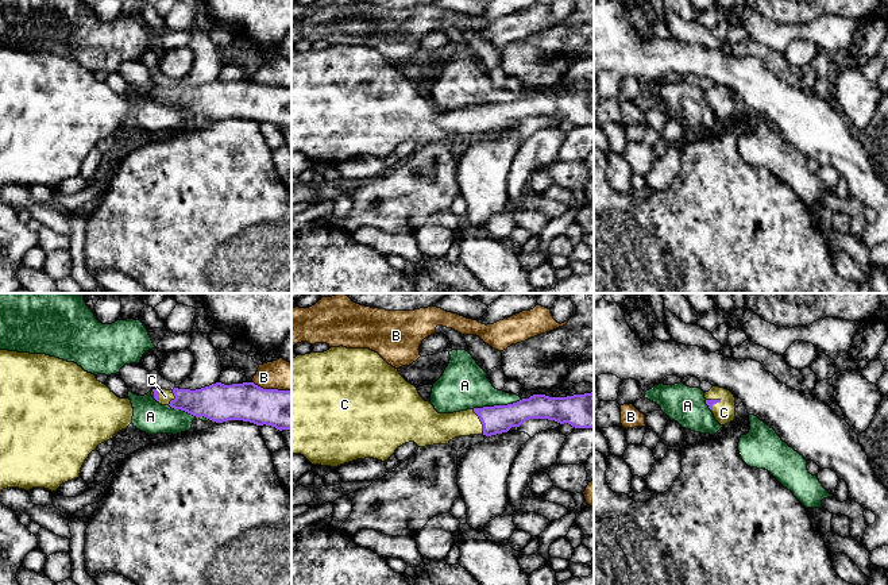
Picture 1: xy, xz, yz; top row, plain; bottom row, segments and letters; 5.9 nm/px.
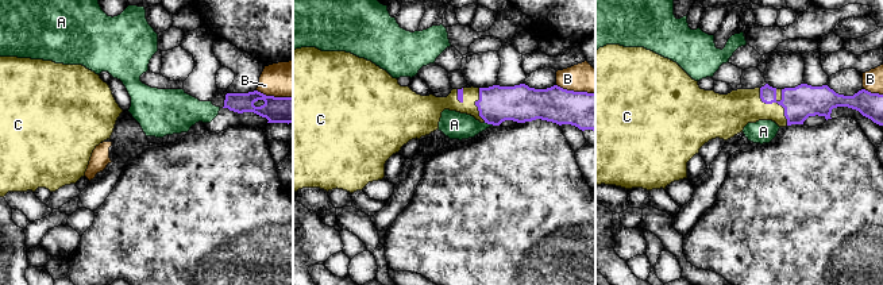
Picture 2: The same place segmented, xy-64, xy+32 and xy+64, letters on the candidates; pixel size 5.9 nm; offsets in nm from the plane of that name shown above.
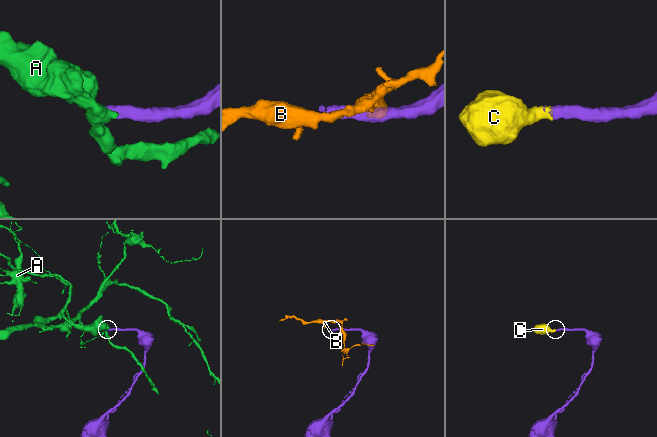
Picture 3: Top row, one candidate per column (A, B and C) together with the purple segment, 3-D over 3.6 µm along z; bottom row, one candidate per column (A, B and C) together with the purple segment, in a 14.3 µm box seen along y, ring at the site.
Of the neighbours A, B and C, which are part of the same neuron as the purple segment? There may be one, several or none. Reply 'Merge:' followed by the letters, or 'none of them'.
Merge: C

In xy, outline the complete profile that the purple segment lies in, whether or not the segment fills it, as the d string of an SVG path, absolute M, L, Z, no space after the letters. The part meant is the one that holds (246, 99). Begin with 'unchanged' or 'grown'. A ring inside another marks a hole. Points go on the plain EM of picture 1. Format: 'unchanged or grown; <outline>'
grown; M216 80L196 88L151 86L151 93L162 103L216 120L243 118L279 128L292 127L292 88L263 86L254 80Z

